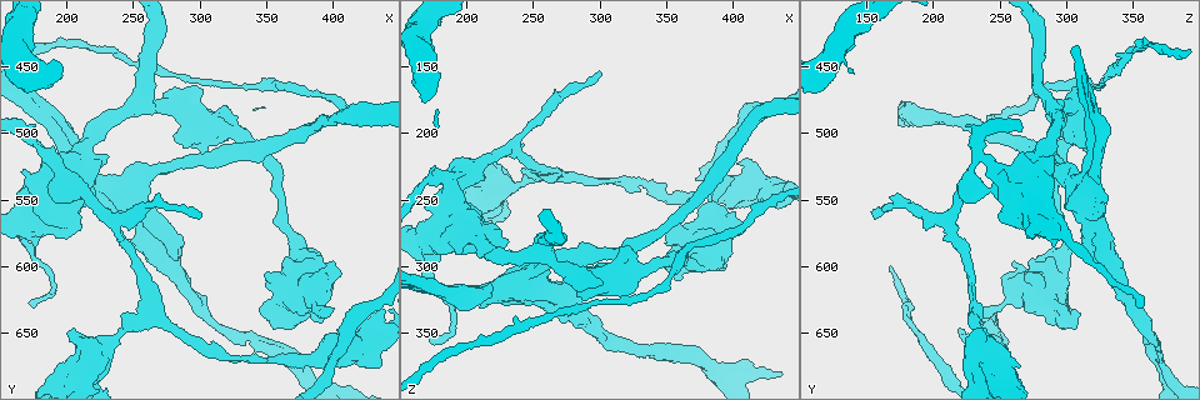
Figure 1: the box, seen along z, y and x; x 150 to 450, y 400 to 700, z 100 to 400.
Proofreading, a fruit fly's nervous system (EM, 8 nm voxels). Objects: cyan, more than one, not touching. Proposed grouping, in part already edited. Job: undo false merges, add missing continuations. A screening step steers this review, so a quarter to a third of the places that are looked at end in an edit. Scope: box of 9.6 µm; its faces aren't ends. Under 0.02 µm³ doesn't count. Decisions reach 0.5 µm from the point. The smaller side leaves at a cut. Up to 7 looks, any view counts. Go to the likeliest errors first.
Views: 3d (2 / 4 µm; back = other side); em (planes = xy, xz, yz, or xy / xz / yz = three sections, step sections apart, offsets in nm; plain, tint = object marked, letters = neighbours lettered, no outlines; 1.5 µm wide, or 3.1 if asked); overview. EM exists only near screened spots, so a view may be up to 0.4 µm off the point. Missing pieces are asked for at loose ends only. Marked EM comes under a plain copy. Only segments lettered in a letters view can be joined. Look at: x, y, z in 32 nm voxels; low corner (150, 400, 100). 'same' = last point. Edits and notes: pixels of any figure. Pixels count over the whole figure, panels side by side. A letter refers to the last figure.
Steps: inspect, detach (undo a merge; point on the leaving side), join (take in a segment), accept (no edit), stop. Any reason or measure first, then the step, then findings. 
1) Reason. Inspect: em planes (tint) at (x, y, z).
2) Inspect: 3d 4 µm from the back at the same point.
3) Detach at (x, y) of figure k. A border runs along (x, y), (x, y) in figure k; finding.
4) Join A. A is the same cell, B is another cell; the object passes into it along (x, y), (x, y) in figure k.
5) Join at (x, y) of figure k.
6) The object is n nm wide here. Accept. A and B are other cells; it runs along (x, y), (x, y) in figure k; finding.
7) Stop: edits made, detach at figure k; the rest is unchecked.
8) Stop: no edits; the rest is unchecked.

Sudden change in width. Inspect: 3d 4 µm at (184, 516, 234).

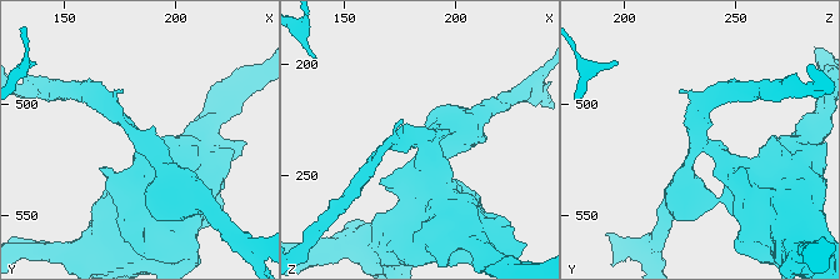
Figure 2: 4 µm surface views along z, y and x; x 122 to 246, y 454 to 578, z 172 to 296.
The arms are 160, 460 nm wide. Inspect: em xz step 4 (tint) at (184, 516, 234).

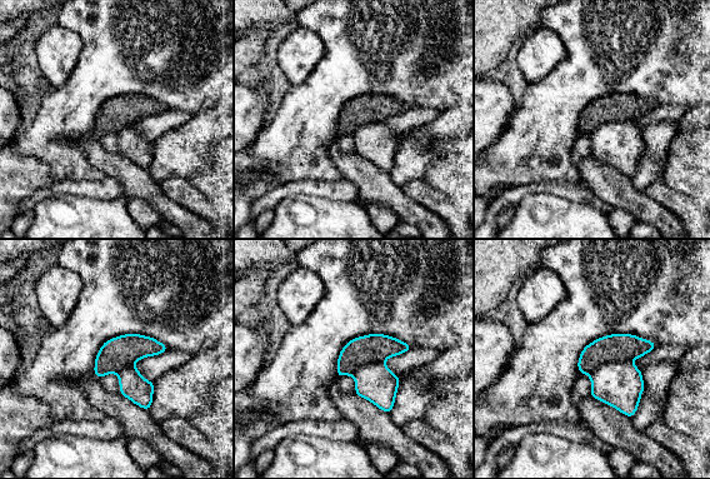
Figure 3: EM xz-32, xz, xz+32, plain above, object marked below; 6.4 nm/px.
Inspect: em xz step 4 (letters) at the same point.

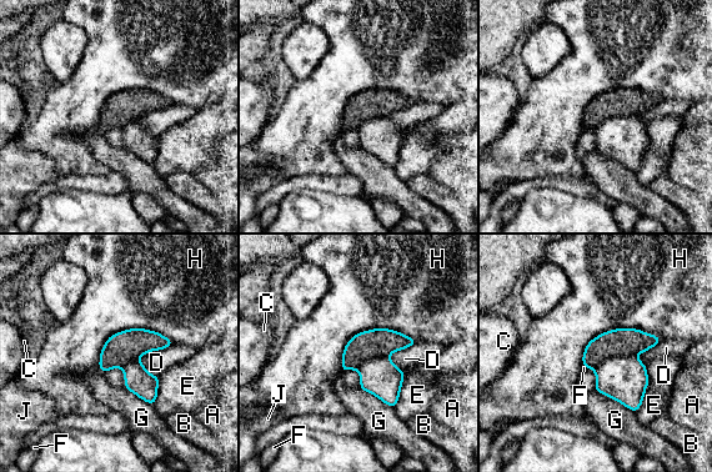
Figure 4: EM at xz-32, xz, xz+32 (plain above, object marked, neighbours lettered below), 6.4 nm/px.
Accept. A, B, C, D, E, F, G, H and J are other cells; a border runs along (174, 344), (145, 352), (138, 360) in figure 4; one cell here.

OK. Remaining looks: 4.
Narrows sharply. Inspect: 3d 4 µm at (208, 520, 324).

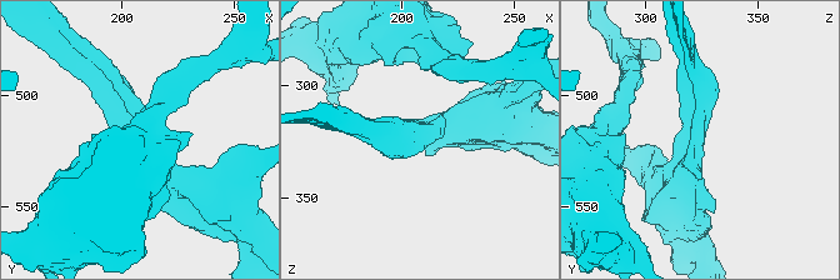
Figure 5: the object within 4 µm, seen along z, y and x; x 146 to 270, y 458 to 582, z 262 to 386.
Need the tissue. Inspect: em yz step 8 (tint) at (208, 522, 323).

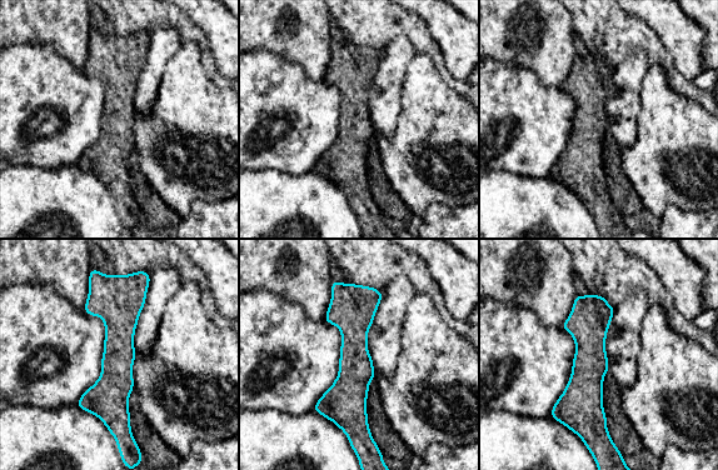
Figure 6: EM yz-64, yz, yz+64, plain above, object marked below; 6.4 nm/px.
Another direction. Inspect: em planes (letters) at the same point.

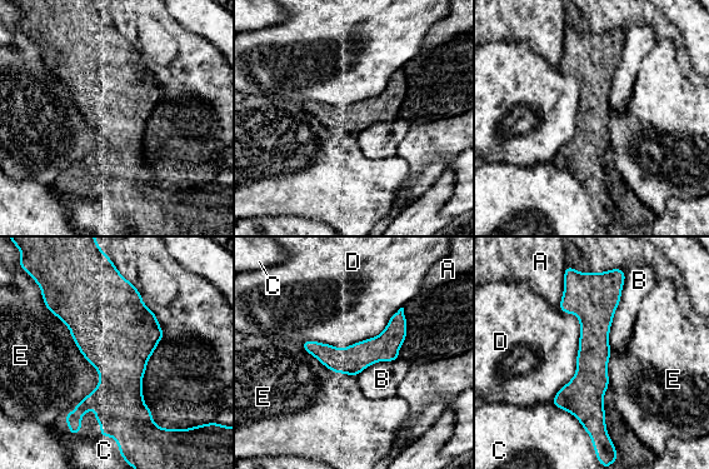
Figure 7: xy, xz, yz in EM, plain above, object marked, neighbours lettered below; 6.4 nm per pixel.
Accept. A, B, C, D and E are other cells; a border runs along (45, 304), (98, 373), (78, 403) in figure 7; continuous, no second cell.

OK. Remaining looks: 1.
Branch point. Inspect: em planes (letters) at (230, 560, 214).

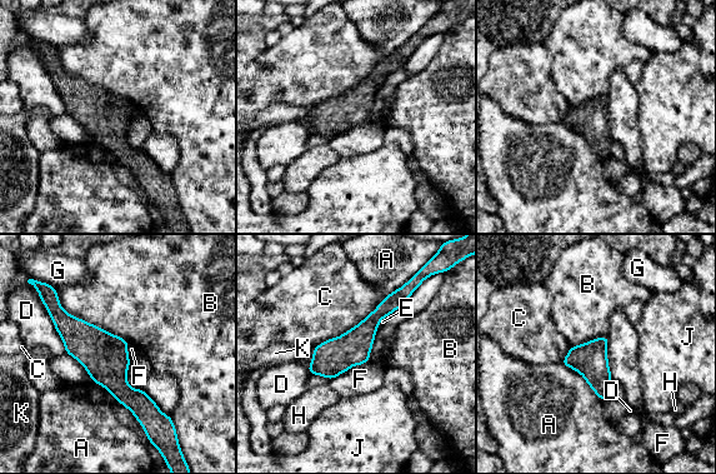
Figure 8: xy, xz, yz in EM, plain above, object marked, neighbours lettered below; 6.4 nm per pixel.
Accept. A, B, C, D, E, F, G, H, J and K are other cells; a border runs along (606, 335), (607, 365), (612, 378) in figure 8; continuous, no second cell.

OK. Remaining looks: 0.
Stop: no edits; the rest is unchecked.

